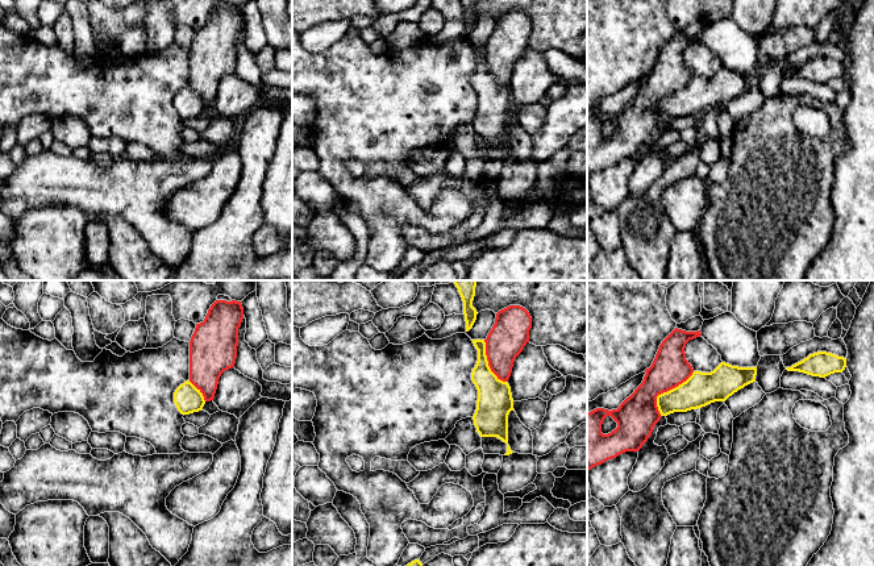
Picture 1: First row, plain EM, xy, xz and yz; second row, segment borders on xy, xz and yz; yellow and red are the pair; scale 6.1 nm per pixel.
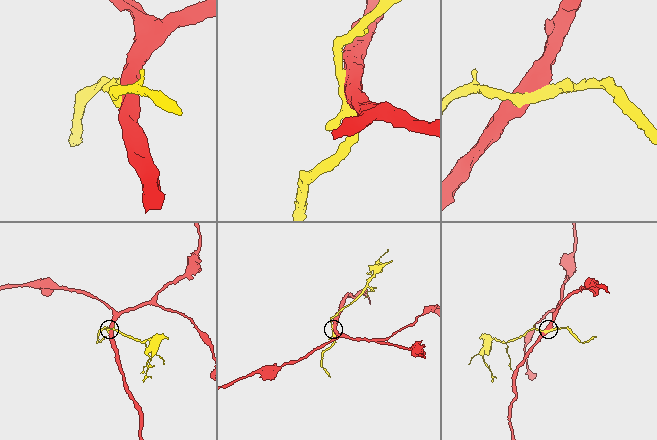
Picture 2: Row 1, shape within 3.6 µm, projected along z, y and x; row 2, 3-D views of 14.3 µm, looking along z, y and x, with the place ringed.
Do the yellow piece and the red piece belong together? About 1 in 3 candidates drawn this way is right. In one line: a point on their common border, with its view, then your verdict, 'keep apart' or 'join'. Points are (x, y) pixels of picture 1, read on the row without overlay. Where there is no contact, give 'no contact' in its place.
yz (665, 98) | keep apart

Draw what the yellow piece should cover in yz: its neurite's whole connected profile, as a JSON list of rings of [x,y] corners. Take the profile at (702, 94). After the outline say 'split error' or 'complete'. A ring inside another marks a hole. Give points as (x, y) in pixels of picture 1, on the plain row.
[[[721,67],[713,76],[694,76],[678,92],[657,101],[661,121],[700,115],[715,107],[725,107],[738,95],[756,87],[756,72],[738,72]]]; complete

